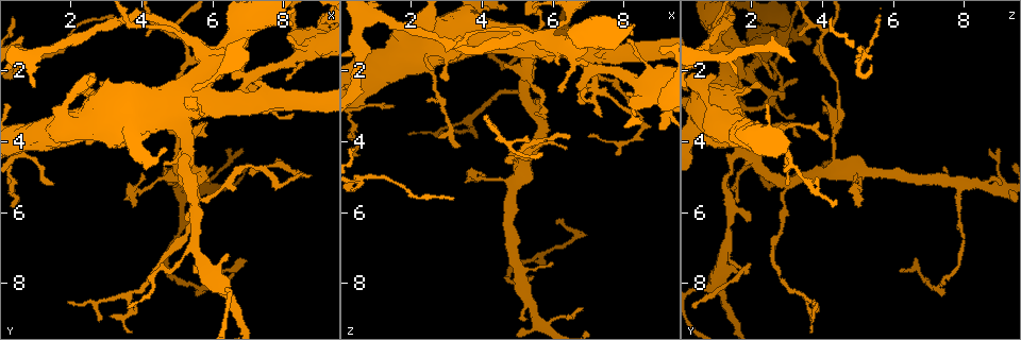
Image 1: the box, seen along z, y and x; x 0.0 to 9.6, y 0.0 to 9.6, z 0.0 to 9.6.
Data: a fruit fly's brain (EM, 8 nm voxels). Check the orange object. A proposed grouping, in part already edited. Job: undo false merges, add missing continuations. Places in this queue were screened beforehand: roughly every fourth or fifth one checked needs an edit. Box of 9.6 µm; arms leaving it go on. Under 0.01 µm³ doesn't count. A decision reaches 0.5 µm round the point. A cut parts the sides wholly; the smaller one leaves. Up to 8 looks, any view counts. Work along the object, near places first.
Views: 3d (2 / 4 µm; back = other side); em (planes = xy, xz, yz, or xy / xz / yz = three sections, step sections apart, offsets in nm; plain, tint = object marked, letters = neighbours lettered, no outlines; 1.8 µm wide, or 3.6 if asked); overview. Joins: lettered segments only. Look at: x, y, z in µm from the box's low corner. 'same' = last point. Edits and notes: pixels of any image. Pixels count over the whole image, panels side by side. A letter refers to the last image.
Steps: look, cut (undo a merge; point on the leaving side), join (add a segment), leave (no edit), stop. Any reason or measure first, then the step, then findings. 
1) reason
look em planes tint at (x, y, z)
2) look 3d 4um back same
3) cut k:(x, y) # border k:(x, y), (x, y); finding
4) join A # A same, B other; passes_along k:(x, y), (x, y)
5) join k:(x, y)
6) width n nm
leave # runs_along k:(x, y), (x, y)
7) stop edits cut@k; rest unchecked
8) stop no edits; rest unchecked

four or more arms meet
look em planes letters at (6.10, 1.50, 1.20)

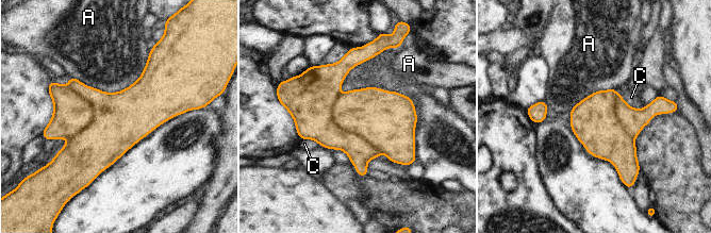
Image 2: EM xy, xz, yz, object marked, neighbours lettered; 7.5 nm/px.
leave # A other, C other; border 2:(150, 50), (117, 92), (70, 76); continuous, no second cell

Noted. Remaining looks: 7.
abrupt turn
look 3d 2um back at (5.45, 5.70, 1.45)

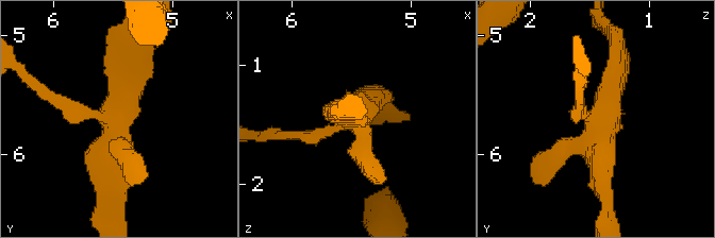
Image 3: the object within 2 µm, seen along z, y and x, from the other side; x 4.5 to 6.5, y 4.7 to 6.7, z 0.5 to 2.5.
shape alone is not enough
look em planes tint at (5.50, 5.70, 1.42)

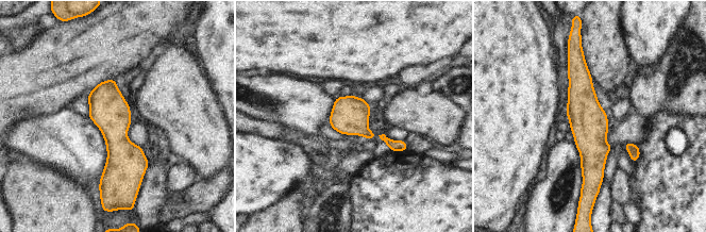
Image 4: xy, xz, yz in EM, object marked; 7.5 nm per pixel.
look em planes letters same

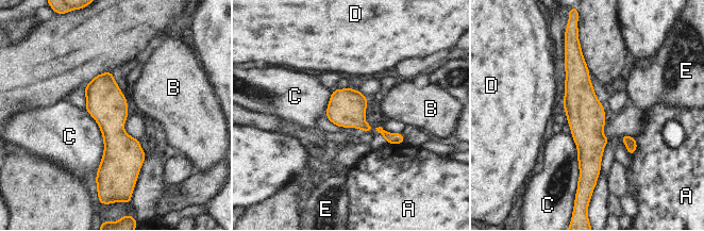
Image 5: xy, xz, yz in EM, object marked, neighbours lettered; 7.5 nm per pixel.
leave # A other, B other, C other, D other, E other; border 5:(84, 109), (102, 136), (96, 176); one cell here

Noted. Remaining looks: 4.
sudden change in width
look em planes tint at (4.30, 5.15, 5.10)

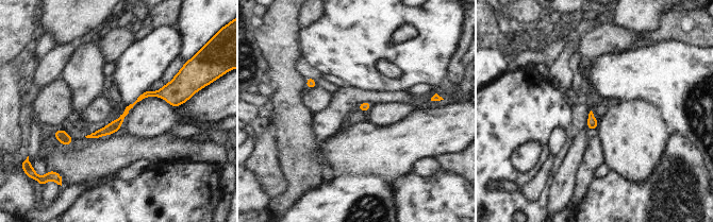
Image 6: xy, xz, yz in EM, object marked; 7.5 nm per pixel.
look em planes letters same

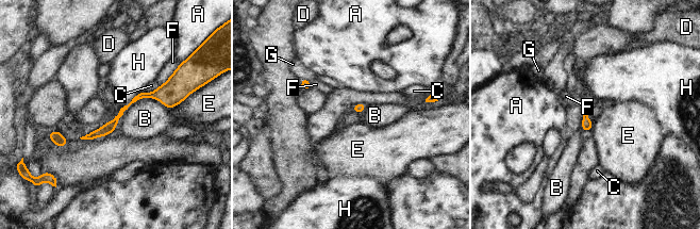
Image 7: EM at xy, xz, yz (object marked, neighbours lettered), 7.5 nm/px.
leave # A other, B other, C other, D other, E other, F other, G other, H other; border 7:(185, 97), (182, 101), (168, 109); all the same cell

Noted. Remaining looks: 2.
stop no edits; rest unchecked

